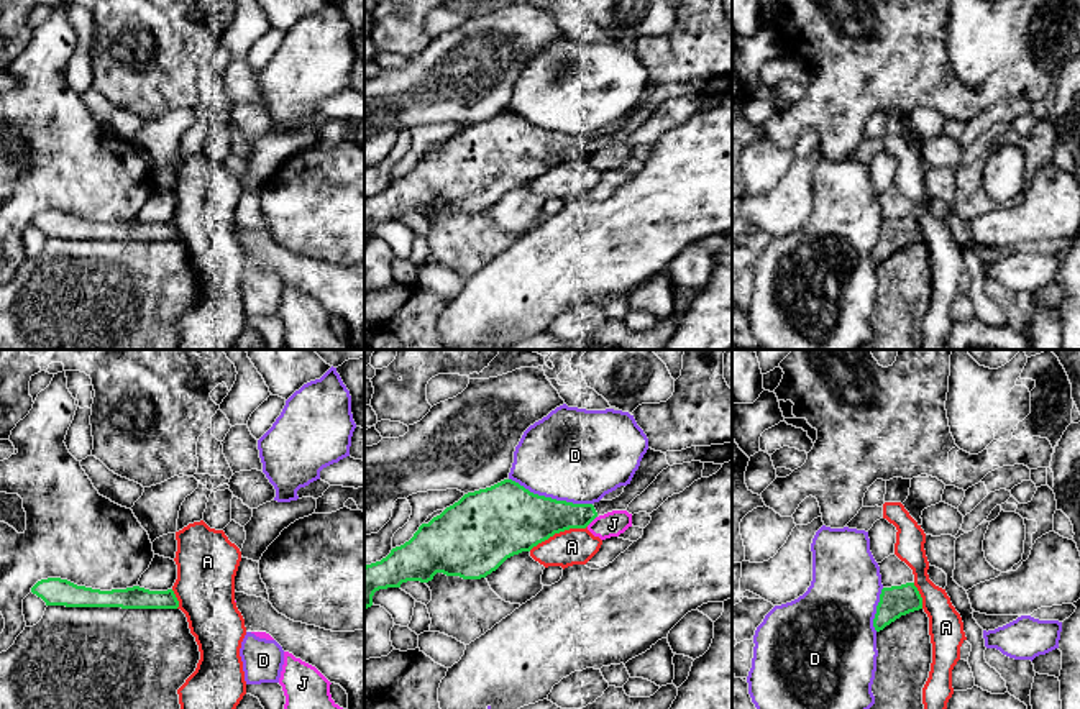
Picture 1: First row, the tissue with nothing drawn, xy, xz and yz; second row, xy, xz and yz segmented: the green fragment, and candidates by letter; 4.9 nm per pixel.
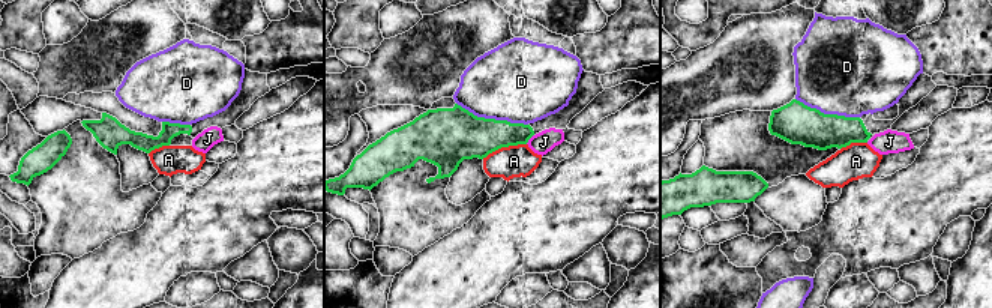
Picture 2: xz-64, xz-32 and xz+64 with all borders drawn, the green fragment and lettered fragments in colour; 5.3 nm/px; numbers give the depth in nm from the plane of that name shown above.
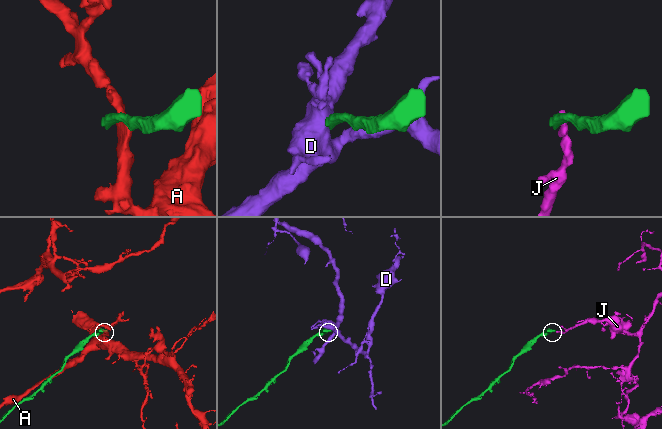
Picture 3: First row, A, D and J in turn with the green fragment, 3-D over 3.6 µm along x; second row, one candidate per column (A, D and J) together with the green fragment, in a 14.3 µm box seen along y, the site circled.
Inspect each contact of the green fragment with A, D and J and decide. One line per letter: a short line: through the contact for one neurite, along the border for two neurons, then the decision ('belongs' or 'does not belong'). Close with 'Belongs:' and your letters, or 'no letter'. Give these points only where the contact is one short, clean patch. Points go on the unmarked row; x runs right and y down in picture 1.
A: line xz (586, 158), (555, 164), (529, 182); does not belong
D: does not belong
J: does not belong
Belongs: no letter

